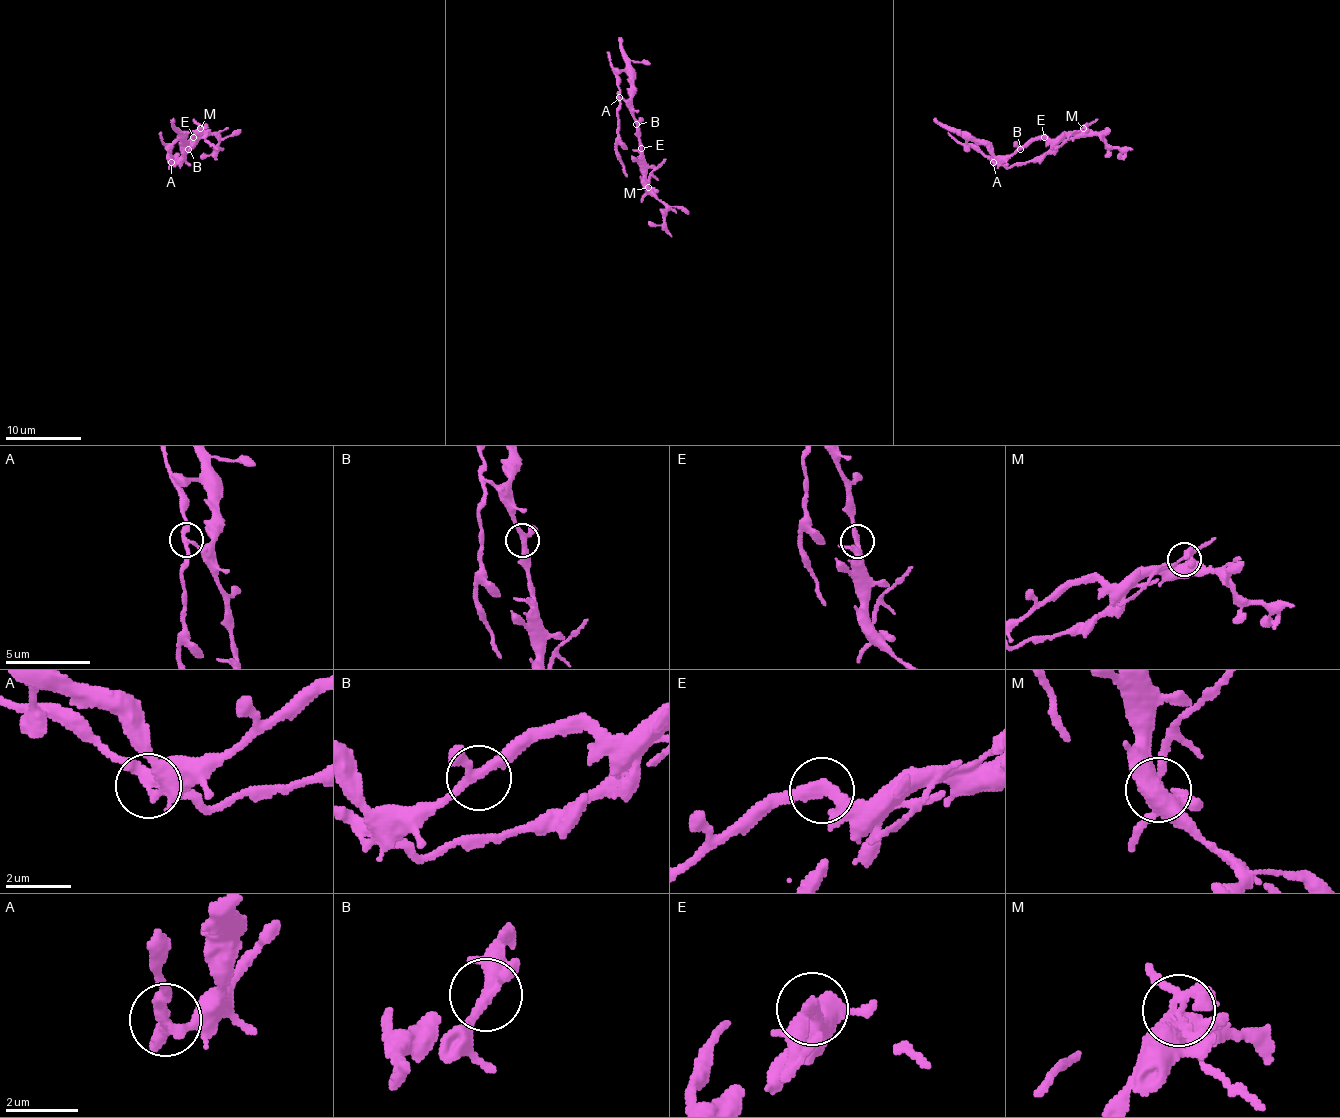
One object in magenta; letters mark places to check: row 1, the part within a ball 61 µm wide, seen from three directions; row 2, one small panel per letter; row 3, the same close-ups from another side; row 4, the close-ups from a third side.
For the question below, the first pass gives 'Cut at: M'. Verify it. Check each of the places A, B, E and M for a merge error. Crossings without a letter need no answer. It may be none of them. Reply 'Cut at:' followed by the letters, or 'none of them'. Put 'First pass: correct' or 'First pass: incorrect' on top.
First pass: incorrect
Cut at: A, M

